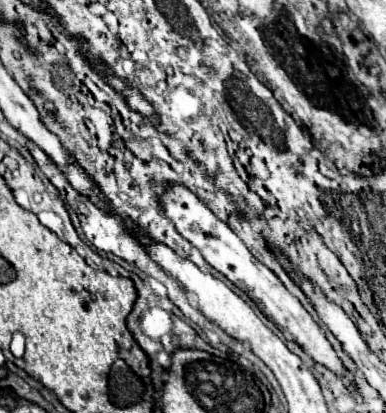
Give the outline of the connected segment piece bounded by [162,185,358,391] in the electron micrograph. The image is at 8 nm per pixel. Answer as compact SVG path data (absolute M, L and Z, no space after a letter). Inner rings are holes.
M172 185L170 191L162 197L162 201L164 201L162 209L164 209L166 217L170 217L170 221L178 229L178 233L184 239L188 239L216 271L220 271L236 287L240 287L256 303L256 307L284 333L284 337L288 341L298 343L302 347L302 351L314 363L324 365L336 377L344 379L346 387L350 391L358 389L356 387L356 375L354 375L354 371L348 369L348 367L344 367L342 359L334 351L332 343L326 339L324 331L312 319L312 315L302 307L302 303L294 295L288 293L288 289L282 285L282 281L268 267L264 267L258 259L254 259L254 255L246 249L246 245L234 235L234 231L224 221L220 221L216 215L212 215L212 211L196 195L192 195L188 189L184 189L180 185Z

